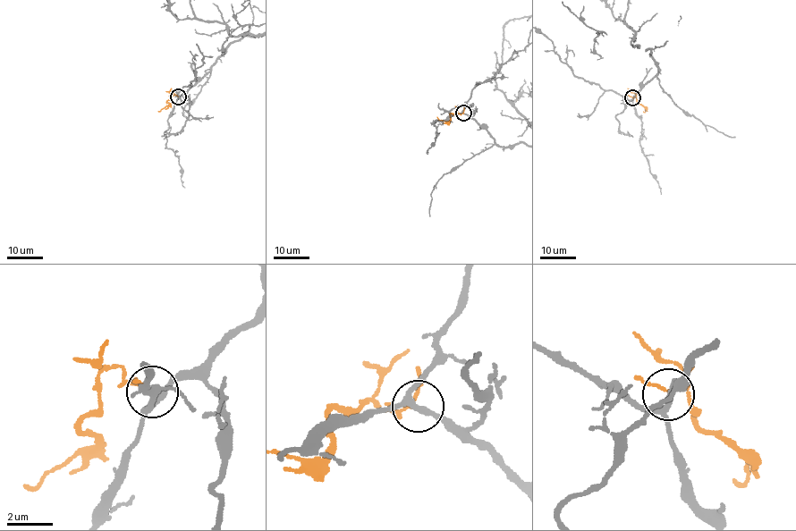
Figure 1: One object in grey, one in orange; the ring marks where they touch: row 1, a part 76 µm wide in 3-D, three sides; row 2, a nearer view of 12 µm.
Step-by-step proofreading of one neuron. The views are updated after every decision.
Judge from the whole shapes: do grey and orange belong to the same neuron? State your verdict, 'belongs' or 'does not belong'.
belongs

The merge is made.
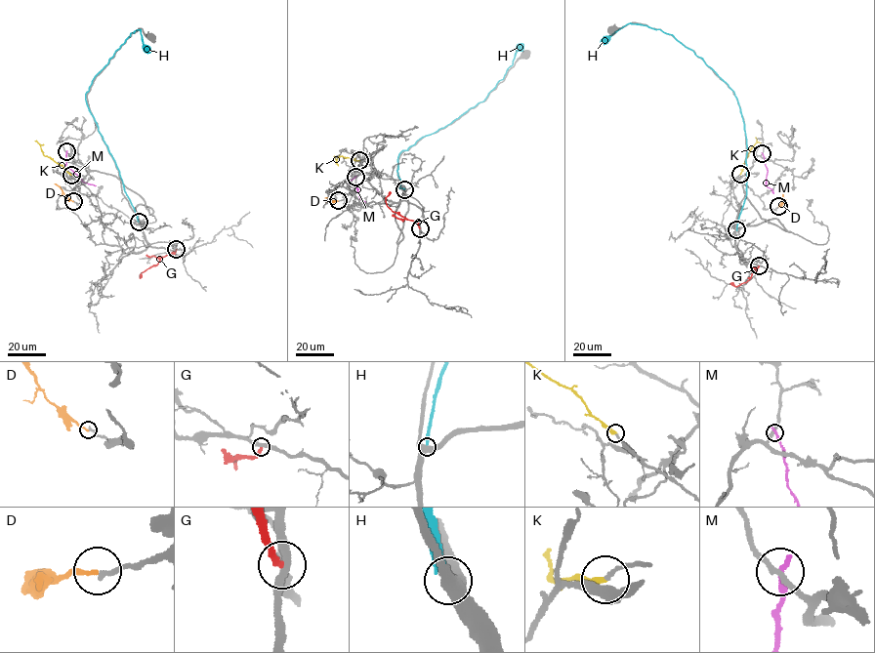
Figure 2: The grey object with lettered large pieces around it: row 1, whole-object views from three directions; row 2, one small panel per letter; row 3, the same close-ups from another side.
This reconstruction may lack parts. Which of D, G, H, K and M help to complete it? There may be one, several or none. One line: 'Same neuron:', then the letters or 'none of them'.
Same neuron: D, K

